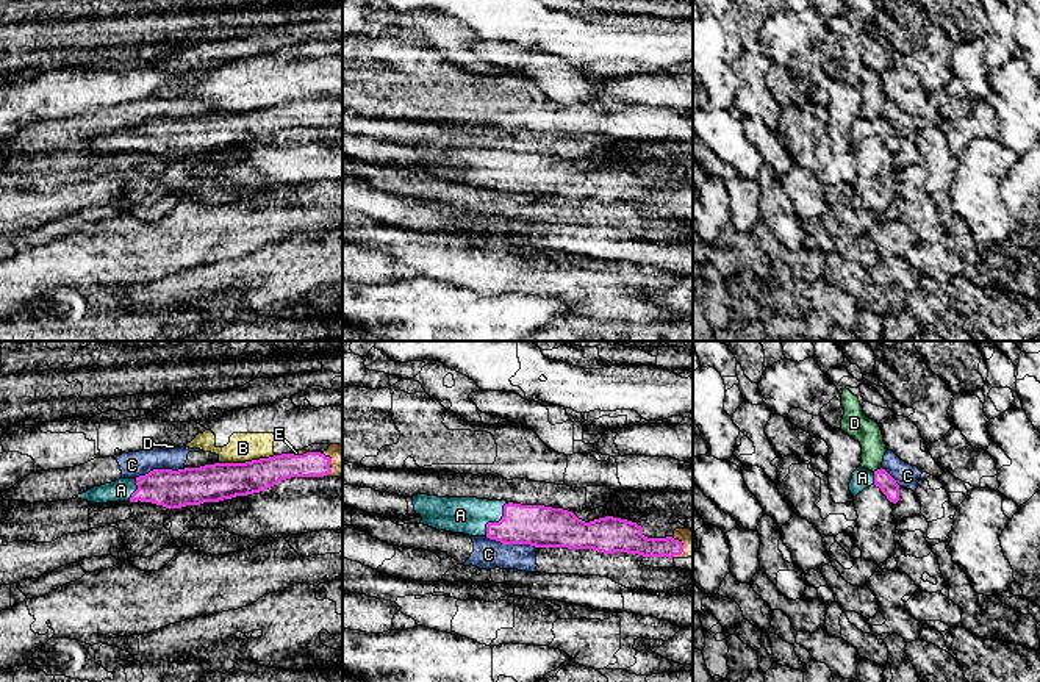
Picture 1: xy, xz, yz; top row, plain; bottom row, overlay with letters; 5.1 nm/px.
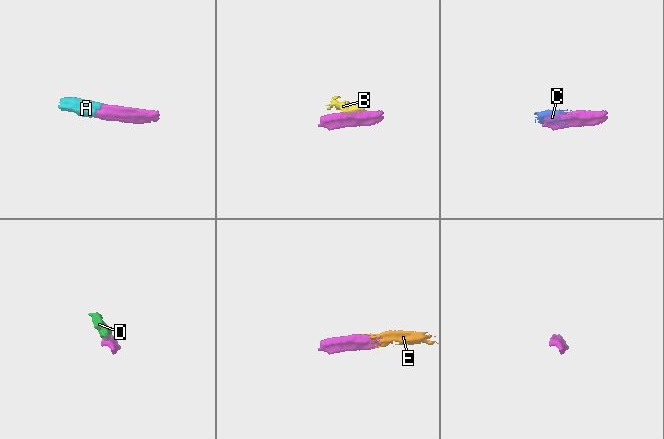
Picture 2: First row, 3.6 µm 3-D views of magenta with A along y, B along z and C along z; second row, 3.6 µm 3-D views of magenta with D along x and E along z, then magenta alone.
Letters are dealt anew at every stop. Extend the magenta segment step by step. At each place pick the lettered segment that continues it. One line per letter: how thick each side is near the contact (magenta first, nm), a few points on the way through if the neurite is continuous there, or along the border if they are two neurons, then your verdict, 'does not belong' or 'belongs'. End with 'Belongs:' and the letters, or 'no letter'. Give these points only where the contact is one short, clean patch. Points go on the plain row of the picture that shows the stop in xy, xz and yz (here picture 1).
A: 220/190 nm | across xz (538, 175), (496, 172), (460, 165) | belongs
B: 190/150 nm | along xy (274, 104), (265, 108), (218, 113) | does not belong
C: 220/160 nm | along xz (485, 186), (509, 194), (534, 194), (537, 197) | does not belong
D: 90/140 nm | along yz (881, 116), (873, 121) | does not belong
E: 130/120 nm | across xy (283, 116), (330, 111), (341, 105) | belongs
Belongs: A, E

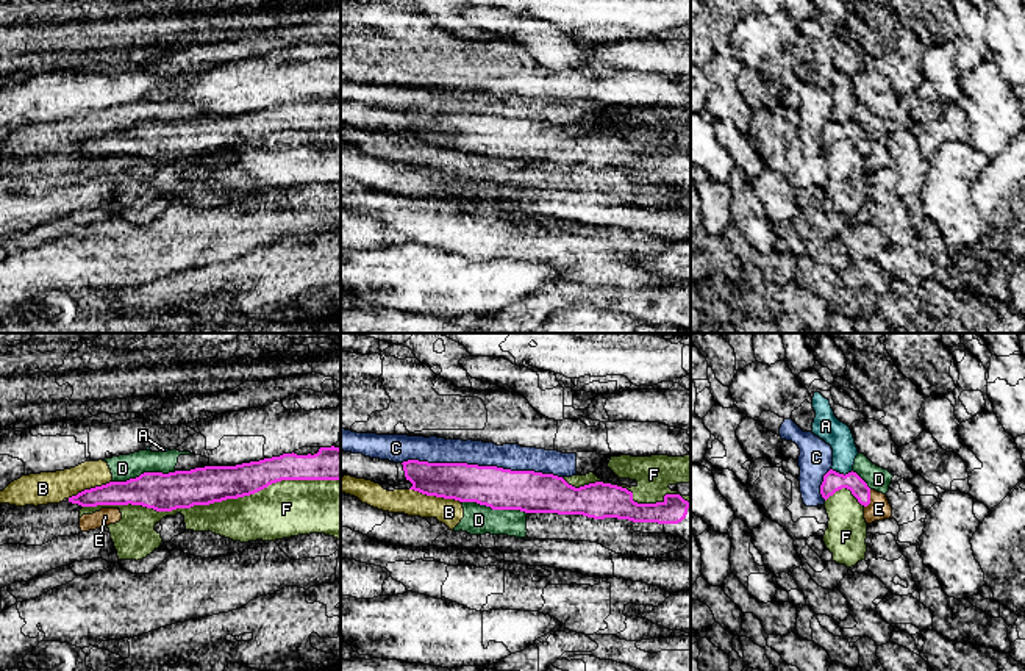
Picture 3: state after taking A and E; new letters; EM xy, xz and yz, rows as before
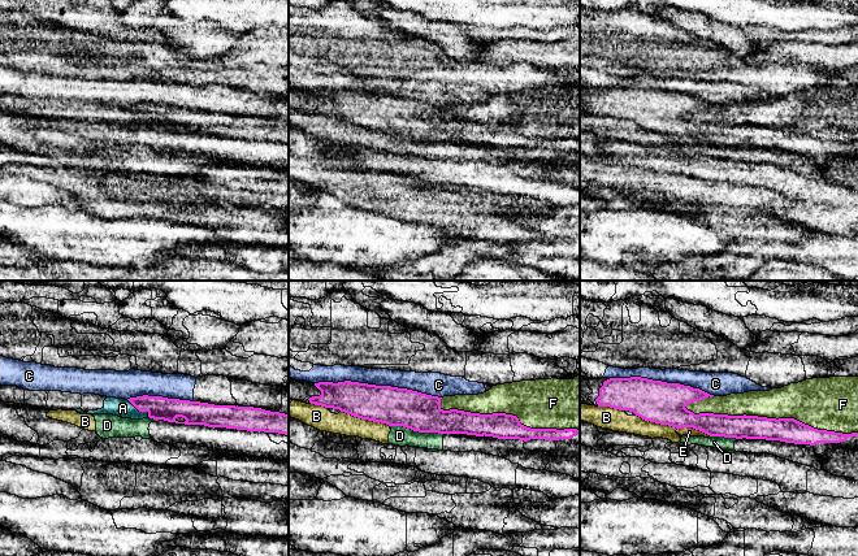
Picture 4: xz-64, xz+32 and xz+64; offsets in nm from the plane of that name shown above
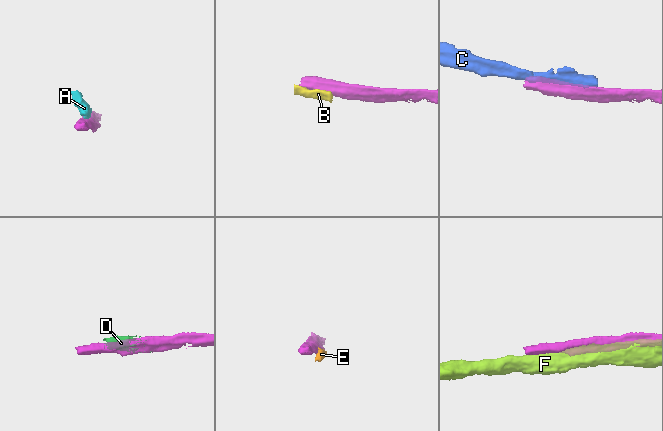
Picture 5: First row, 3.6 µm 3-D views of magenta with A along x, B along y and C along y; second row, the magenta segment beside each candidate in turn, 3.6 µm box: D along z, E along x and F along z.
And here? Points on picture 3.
A: 100/140 nm | along yz (832, 118), (844, 124), (852, 121) | does not belong
B: 200/140 nm | does not belong
C: 220/140 nm | does not belong
D: 220/160 nm | along xz (461, 150), (475, 150), (492, 158), (519, 158), (527, 163) | does not belong
E: 100/120 nm | does not belong
F: 190/240 nm | does not belong
Belongs: no letter

